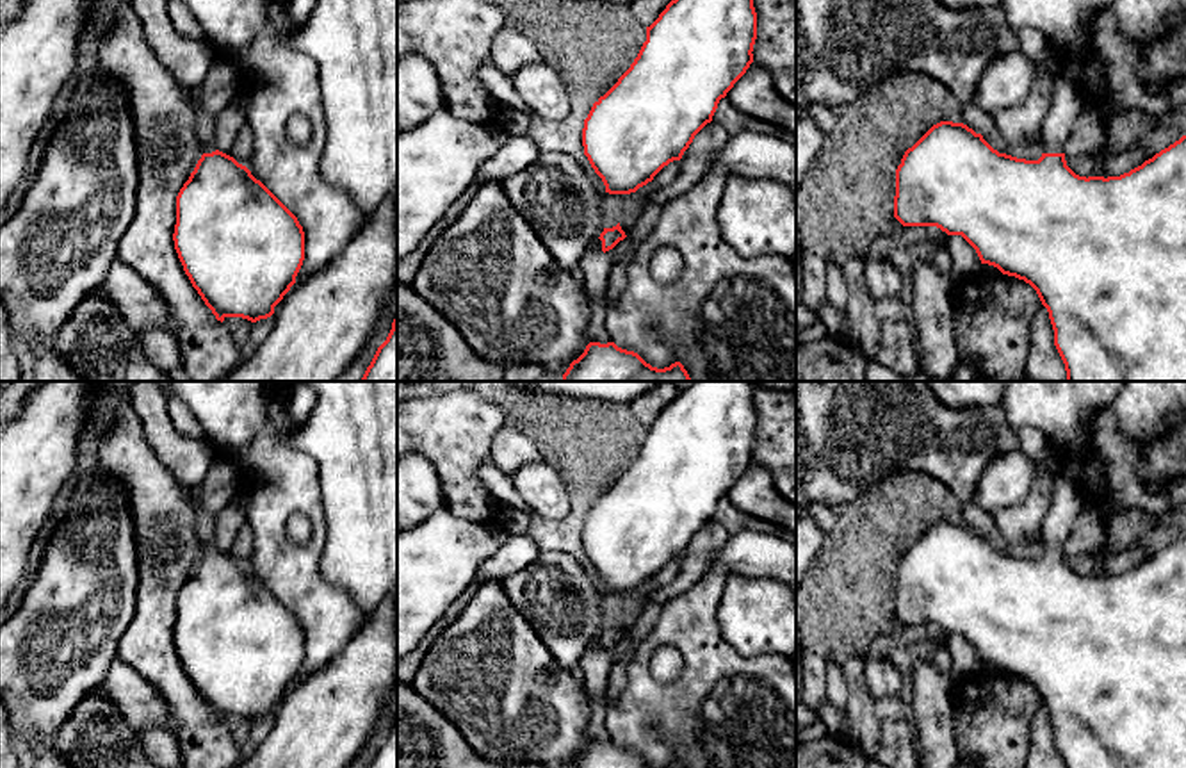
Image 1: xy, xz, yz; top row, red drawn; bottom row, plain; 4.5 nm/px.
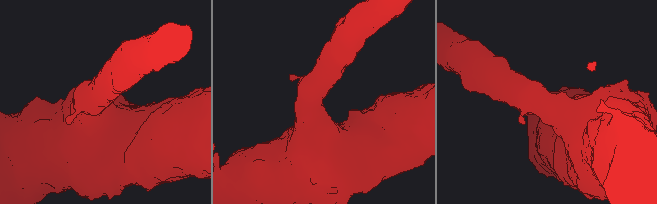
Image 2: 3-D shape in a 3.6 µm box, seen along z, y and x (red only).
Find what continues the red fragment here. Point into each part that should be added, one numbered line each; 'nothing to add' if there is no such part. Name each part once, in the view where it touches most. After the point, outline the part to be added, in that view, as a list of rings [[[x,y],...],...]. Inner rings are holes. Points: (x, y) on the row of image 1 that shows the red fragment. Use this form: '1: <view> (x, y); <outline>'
1: yz (1067, 104); [[[1065,77],[1052,87],[1052,102],[1042,121],[1042,153],[1065,153],[1070,128],[1084,110],[1084,98]]]

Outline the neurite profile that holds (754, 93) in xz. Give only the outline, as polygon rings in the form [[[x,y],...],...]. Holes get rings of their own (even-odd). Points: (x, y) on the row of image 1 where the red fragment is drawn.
[[[755,62],[734,84],[727,98],[739,112],[796,135],[796,107],[773,87],[769,73]]]

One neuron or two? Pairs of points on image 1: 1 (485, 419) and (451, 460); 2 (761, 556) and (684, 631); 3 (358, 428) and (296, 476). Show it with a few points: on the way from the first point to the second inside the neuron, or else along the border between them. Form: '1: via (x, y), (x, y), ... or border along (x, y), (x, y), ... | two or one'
1: via (474, 430), (456, 449) | one
2: border along (711, 565), (722, 565), (731, 574) | two
3: border along (300, 426), (289, 442), (316, 462), (323, 501) | two

